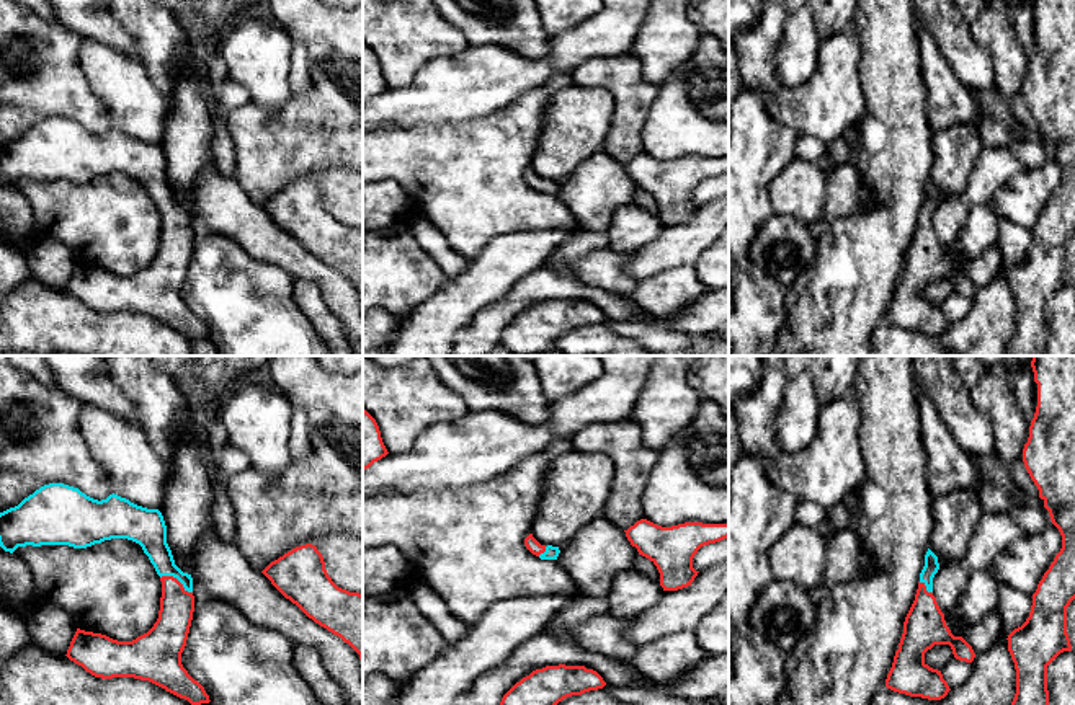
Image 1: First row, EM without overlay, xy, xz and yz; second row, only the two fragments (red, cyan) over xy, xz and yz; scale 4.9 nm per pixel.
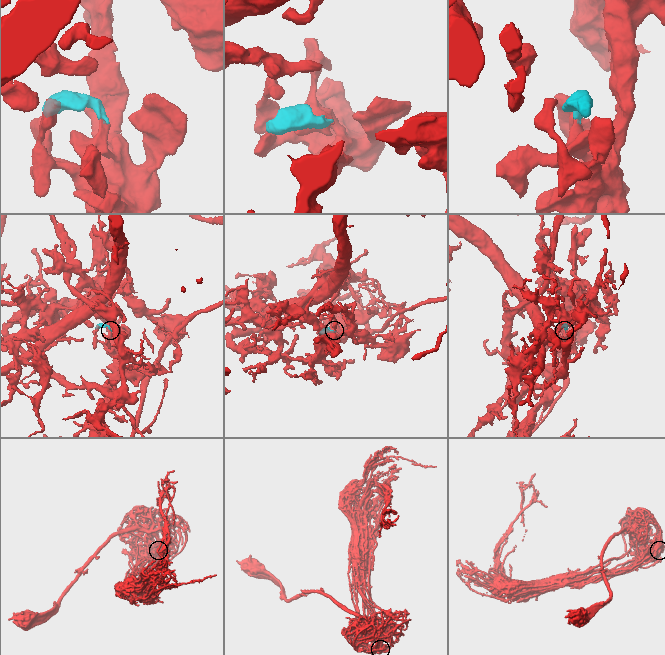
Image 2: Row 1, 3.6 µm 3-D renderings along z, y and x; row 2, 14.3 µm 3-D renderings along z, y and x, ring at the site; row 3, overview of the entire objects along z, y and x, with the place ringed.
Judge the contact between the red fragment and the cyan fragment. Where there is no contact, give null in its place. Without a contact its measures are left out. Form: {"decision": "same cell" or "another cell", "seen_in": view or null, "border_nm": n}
{"decision": "same cell", "seen_in": "xy", "border_nm": 180}

